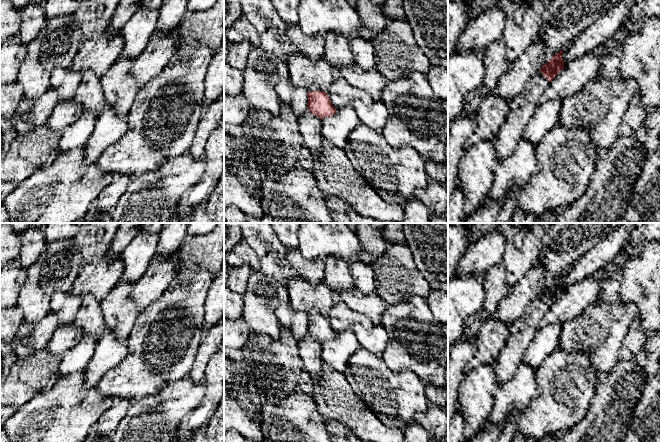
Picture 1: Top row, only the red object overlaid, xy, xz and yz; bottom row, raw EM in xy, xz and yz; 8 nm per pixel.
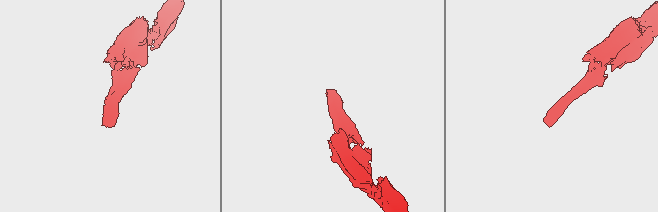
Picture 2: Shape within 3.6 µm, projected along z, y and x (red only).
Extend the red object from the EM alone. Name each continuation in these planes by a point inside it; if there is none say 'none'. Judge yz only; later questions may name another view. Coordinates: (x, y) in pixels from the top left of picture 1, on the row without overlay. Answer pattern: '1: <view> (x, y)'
1: yz (522, 331)

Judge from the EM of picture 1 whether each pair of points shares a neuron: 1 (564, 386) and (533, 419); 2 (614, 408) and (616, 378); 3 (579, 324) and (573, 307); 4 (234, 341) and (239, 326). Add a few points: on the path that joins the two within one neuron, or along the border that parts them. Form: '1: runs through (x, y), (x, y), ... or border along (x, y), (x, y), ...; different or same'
1: runs through (558, 394), (541, 411); same
2: runs through (614, 401), (616, 399), (616, 385); same
3: border along (594, 301), (562, 325); different
4: runs through (234, 337), (234, 333), (237, 330); same

